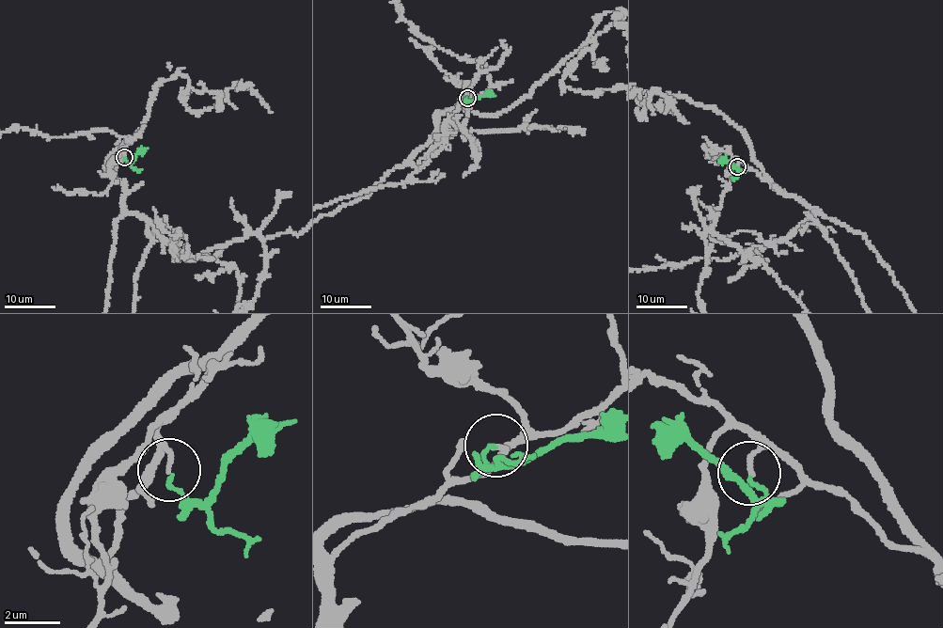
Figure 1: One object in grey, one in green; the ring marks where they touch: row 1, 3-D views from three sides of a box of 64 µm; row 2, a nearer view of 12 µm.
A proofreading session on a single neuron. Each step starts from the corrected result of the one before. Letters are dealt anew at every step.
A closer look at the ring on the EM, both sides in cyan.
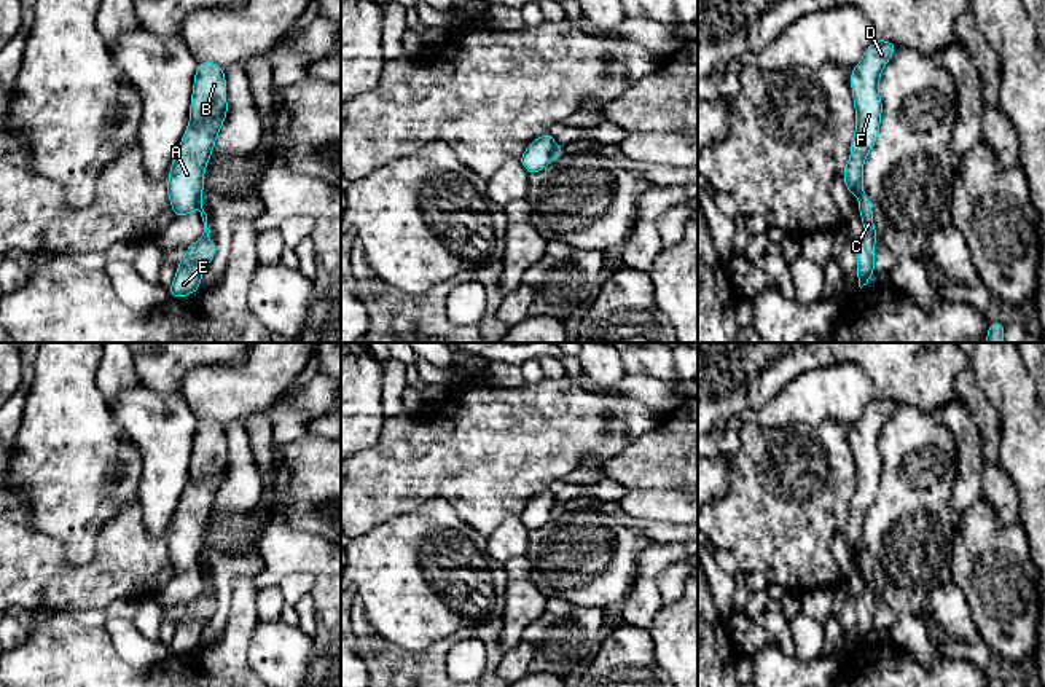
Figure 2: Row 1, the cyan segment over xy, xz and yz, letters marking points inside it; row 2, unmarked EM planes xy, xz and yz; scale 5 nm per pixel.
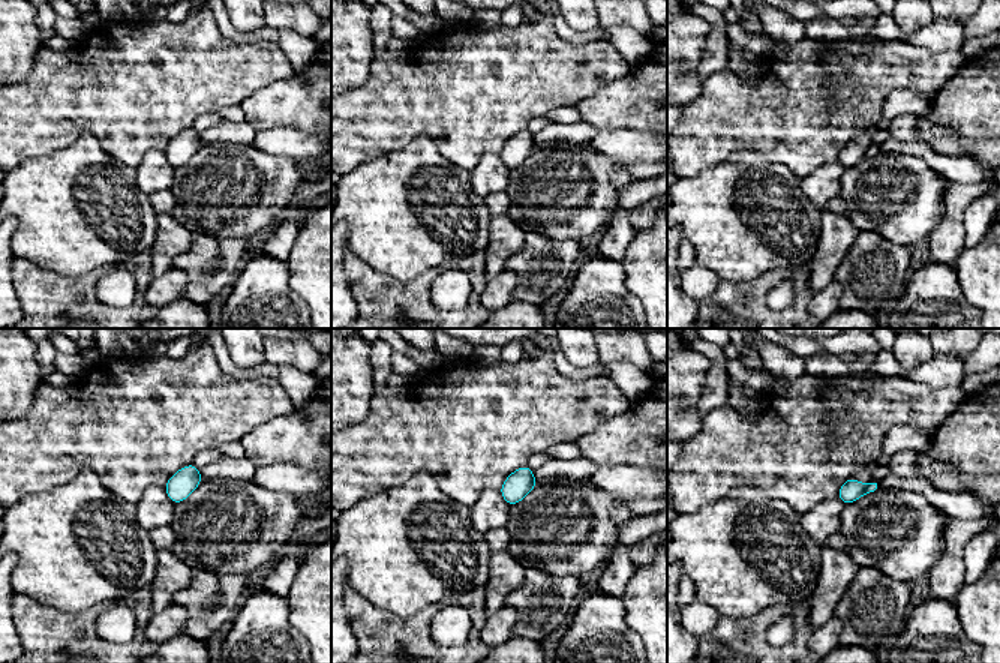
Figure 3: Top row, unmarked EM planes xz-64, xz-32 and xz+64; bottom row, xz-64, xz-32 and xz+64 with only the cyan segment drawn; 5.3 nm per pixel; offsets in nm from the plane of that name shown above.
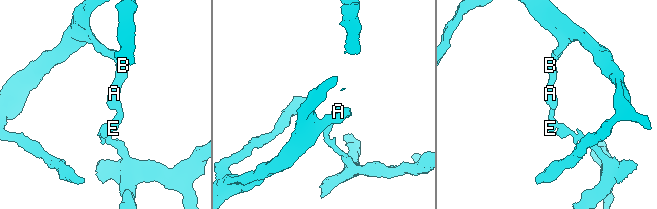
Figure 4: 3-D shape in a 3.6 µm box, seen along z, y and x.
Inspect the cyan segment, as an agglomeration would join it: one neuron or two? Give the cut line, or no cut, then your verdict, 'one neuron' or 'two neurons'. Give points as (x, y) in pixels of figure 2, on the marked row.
xy (199, 196), (196, 208) | two neurons

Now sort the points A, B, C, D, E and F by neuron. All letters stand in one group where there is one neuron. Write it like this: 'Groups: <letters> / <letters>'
Groups: A B D F / C E

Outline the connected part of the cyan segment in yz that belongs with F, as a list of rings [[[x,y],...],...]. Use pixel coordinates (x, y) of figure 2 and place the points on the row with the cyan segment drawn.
[[[876,40],[867,49],[860,62],[851,72],[851,88],[855,107],[855,134],[851,142],[851,158],[843,169],[847,193],[863,194],[863,163],[875,145],[883,113],[883,102],[878,91],[881,72],[895,53],[897,45],[887,40]]]

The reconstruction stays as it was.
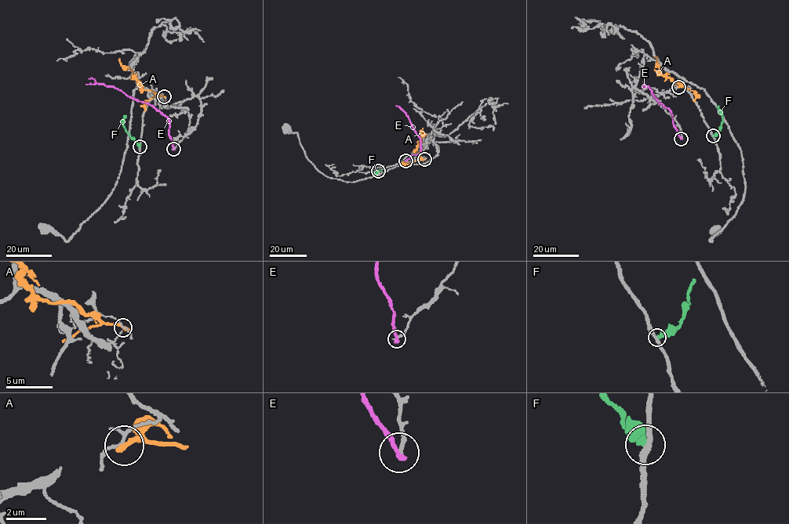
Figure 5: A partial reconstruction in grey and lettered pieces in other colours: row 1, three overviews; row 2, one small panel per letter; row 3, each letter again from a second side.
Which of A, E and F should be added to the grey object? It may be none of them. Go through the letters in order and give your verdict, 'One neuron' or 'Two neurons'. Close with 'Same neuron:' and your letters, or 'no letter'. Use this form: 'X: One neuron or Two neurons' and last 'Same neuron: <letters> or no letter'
A: Two neurons
E: Two neurons
F: Two neurons
Same neuron: no letter

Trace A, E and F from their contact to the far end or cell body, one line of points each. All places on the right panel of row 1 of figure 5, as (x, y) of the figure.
A: (678, 86), (681, 85), (678, 82), (661, 74), (657, 57), (654, 58)
E: (681, 139), (674, 125), (671, 110), (658, 102), (643, 81)
F: (713, 135), (718, 132), (722, 119), (718, 106)

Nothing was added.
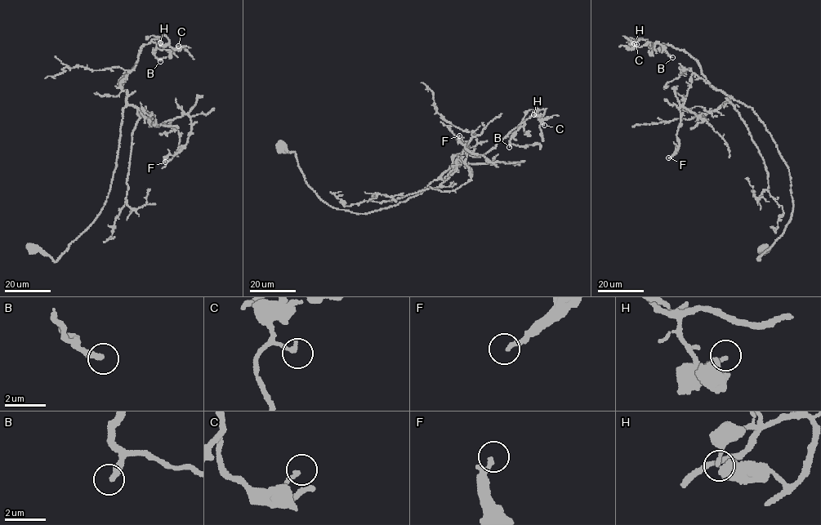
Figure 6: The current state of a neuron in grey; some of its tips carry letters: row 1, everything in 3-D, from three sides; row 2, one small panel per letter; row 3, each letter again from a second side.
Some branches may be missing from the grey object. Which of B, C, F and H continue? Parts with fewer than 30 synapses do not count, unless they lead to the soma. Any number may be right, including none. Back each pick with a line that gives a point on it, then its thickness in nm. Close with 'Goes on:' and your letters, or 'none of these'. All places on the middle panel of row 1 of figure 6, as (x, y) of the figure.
B: Place: (509, 147). Thickness 280 nm
Goes on: B

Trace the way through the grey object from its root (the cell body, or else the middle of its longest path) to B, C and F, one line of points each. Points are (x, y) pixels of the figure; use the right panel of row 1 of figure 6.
B: (763, 249), (757, 260), (790, 220), (786, 162), (753, 109), (711, 86), (686, 52), (647, 42), (672, 57)
C: (763, 249), (757, 260), (782, 235), (793, 203), (770, 134), (686, 52), (625, 37), (636, 44)
F: (763, 249), (793, 200), (753, 109), (729, 97), (698, 119), (680, 106), (668, 157)

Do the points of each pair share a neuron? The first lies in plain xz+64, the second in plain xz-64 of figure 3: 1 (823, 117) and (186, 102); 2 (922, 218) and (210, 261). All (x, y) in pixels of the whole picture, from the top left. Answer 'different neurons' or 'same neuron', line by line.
1: same neuron
2: different neurons

